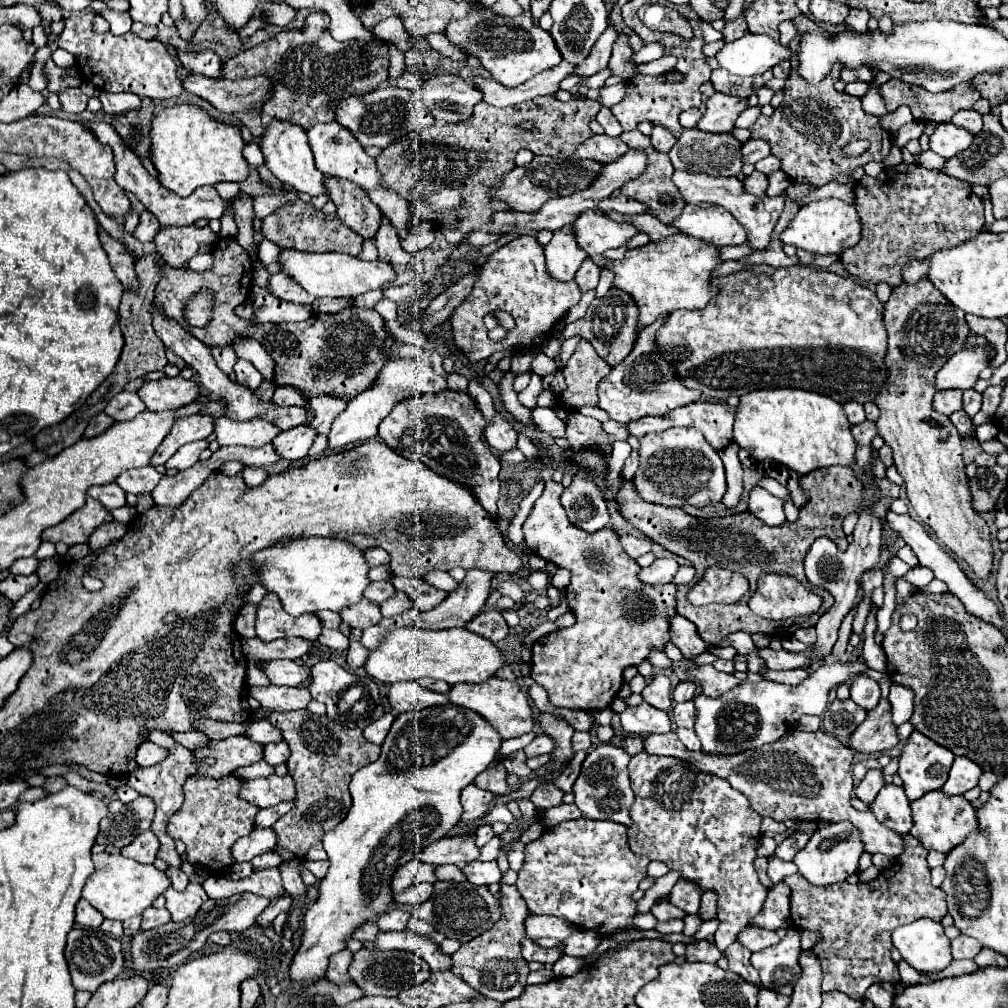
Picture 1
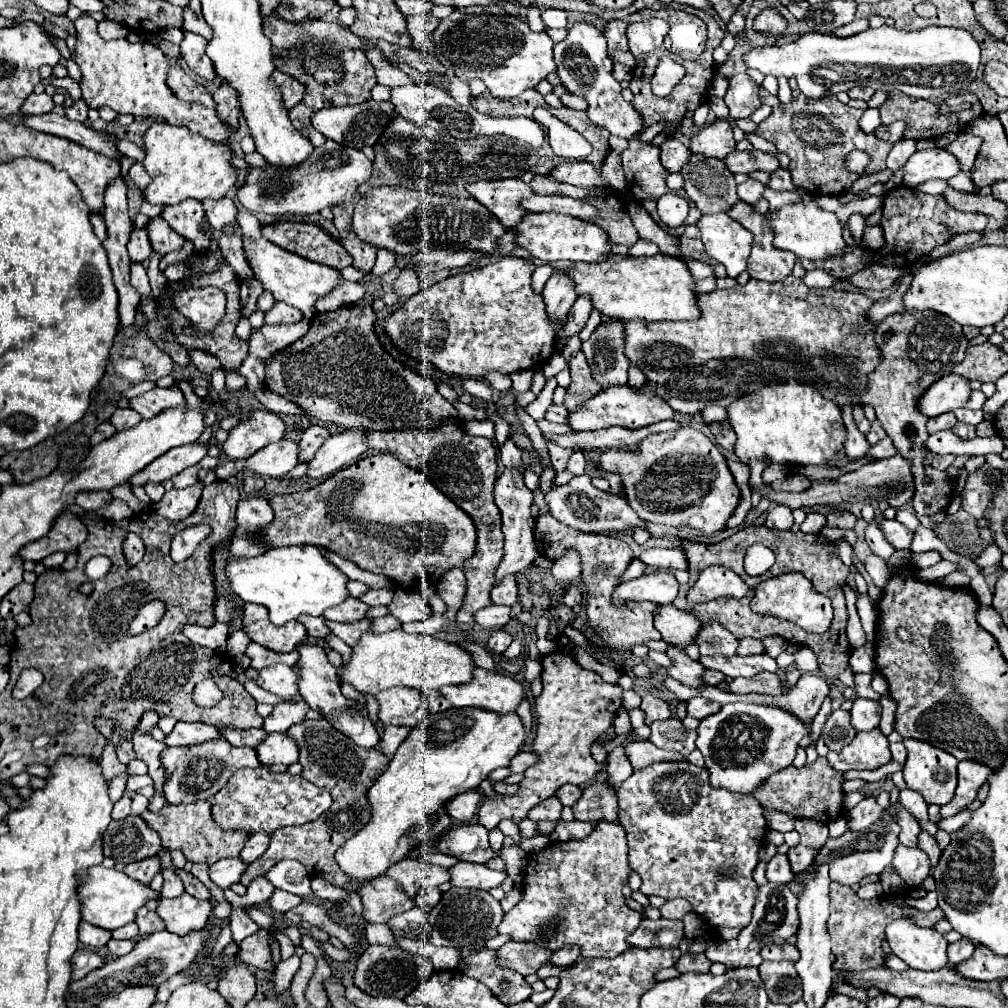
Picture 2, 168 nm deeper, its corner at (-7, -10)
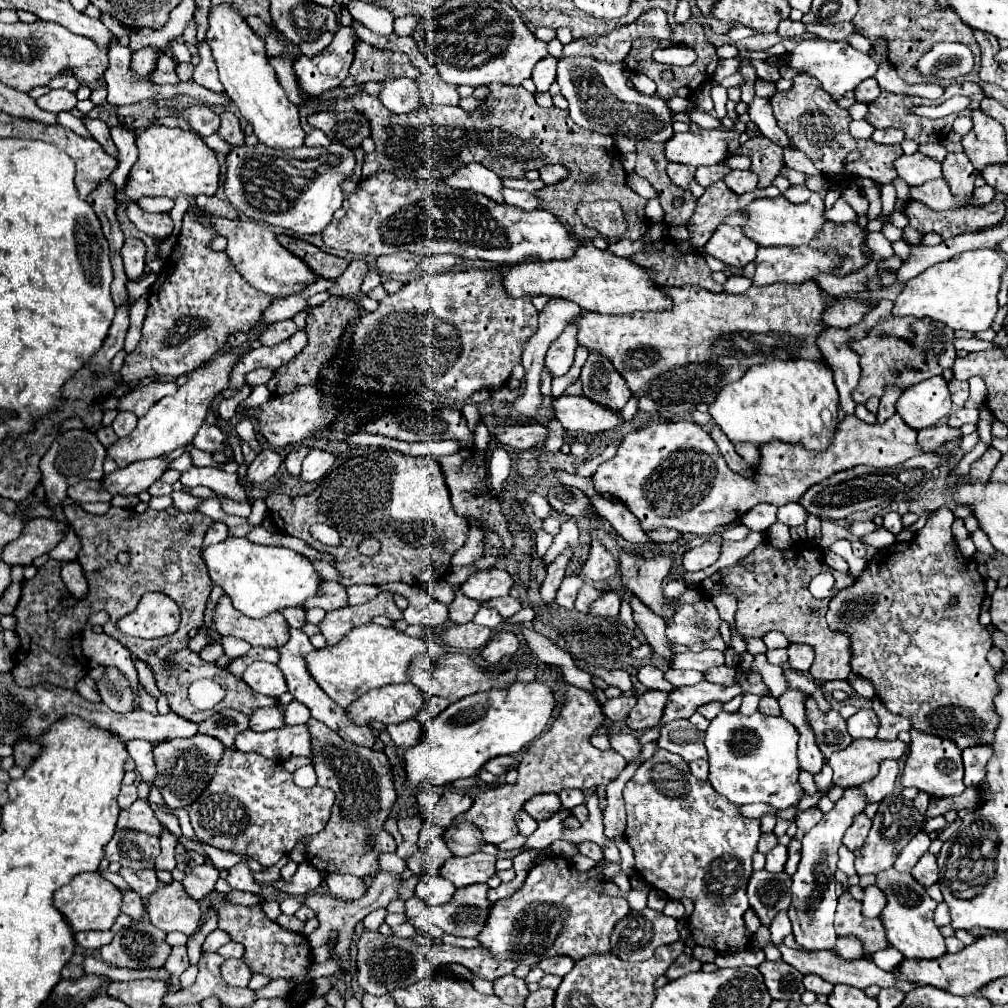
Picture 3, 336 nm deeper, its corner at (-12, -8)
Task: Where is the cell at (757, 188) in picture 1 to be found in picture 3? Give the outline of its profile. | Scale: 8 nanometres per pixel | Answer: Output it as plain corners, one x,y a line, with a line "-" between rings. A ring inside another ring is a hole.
733,170
723,180
737,194
753,192
757,188
757,174
753,174
751,170

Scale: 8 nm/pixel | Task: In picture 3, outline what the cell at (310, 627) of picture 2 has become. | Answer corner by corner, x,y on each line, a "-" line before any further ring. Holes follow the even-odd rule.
285,608
285,610
281,610
281,614
287,618
291,628
303,628
307,624
305,608

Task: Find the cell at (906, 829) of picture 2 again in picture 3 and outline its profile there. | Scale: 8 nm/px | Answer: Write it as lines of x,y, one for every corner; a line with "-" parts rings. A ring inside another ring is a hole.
917,832
911,840
909,840
909,844
901,850
901,854
899,854
899,858
895,860
895,870
897,872
911,872
911,868
915,866
915,862
929,850
929,846
931,846
931,838
929,838
929,834
927,832

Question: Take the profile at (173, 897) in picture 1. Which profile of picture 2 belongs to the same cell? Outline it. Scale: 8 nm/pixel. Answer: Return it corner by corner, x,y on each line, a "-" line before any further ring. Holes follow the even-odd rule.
190,894
176,898
160,898
156,914
162,918
168,932
186,936
192,930
202,930
212,914
210,900
198,900

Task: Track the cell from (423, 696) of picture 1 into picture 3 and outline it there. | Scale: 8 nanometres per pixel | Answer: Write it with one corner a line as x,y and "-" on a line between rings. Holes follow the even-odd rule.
389,684
369,690
347,710
351,720
359,726
369,724
371,720
379,720
383,724
401,724
417,718
423,700
423,692
413,684

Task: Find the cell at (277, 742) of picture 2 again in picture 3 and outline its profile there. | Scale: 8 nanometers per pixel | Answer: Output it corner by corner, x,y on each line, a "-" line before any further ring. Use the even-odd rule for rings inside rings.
285,726
269,732
247,730
237,736
235,748
241,752
257,752
271,760
287,760
291,756
311,756
307,726

